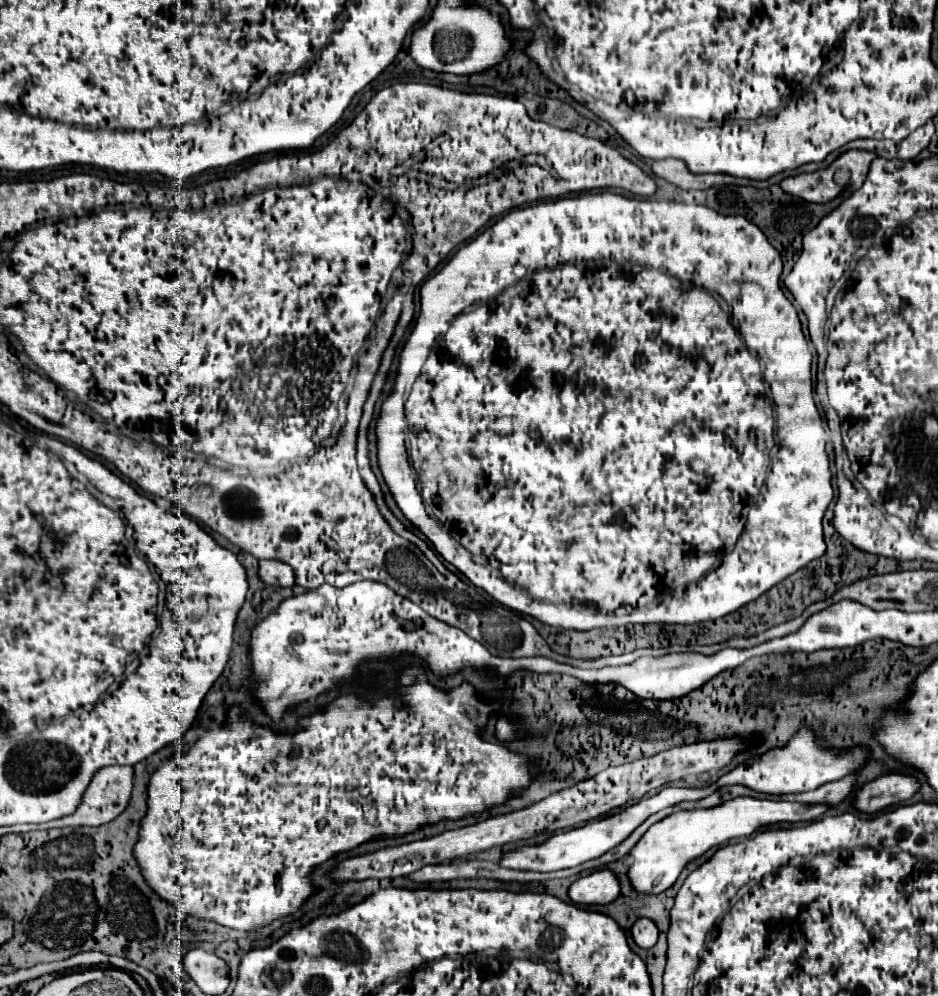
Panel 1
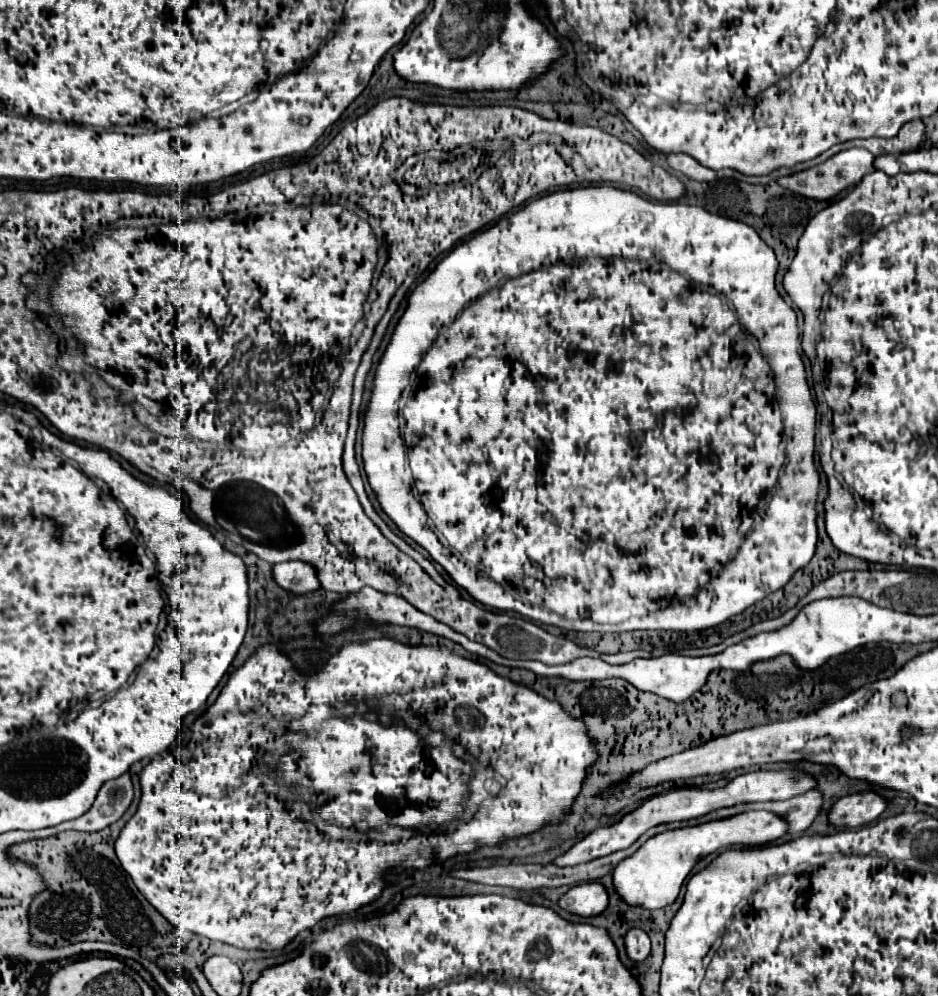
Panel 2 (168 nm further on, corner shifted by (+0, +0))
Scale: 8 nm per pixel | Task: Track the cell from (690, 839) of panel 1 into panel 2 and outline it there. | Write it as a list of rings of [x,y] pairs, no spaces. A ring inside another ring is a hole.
[[[750,810],[750,812],[734,814],[730,818],[704,822],[698,826],[664,830],[652,836],[650,840],[646,840],[632,856],[624,858],[616,866],[616,870],[612,872],[614,886],[616,886],[616,892],[630,906],[644,906],[646,910],[664,908],[678,898],[680,886],[684,878],[690,874],[692,866],[698,862],[698,858],[704,858],[732,844],[760,846],[760,844],[778,840],[786,832],[788,832],[788,822],[784,822],[784,818],[780,818],[778,814],[772,814],[766,810]]]

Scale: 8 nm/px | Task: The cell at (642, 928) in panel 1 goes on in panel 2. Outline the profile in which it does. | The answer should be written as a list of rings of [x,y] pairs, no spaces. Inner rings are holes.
[[[632,928],[626,934],[626,952],[628,952],[630,960],[636,960],[636,962],[644,960],[650,954],[650,938],[648,938],[648,934],[644,934],[644,930]]]

